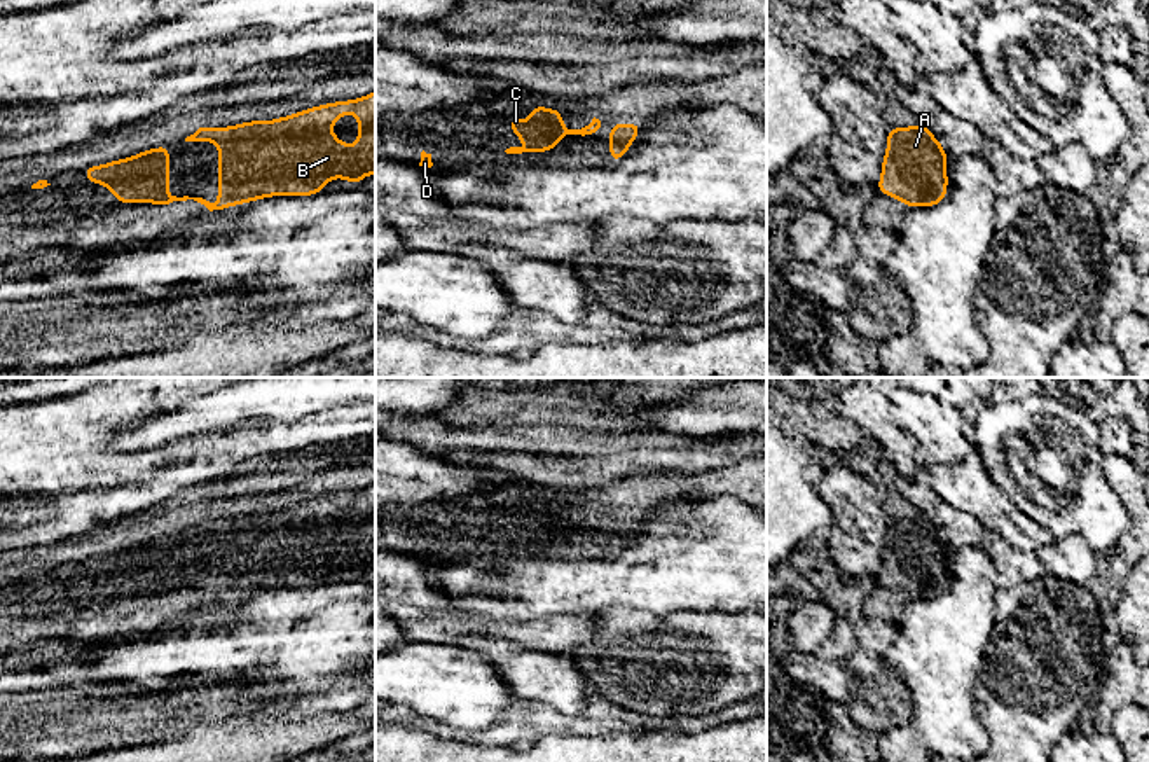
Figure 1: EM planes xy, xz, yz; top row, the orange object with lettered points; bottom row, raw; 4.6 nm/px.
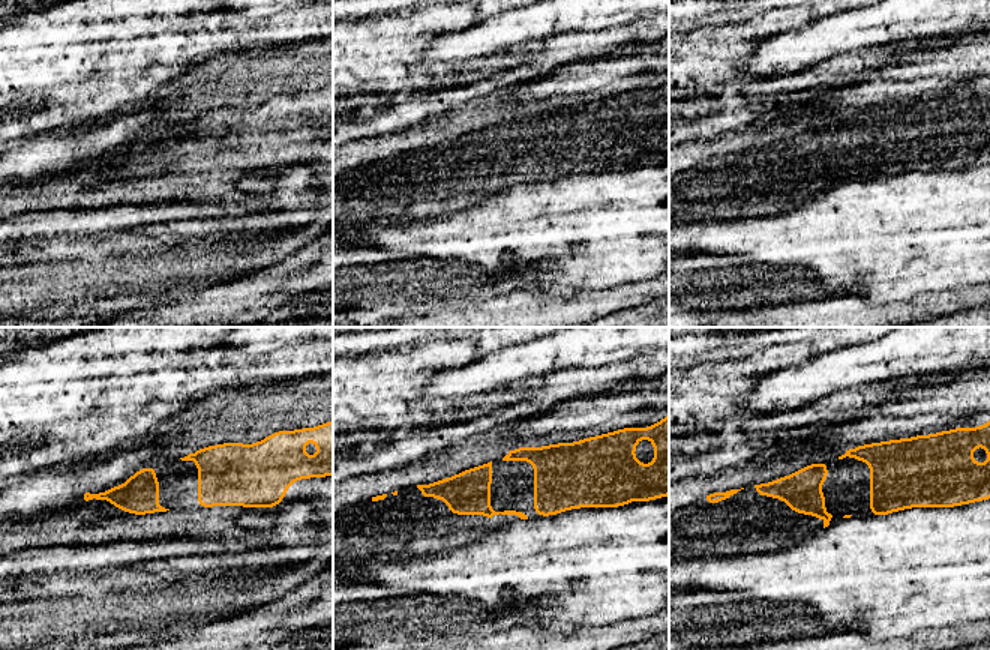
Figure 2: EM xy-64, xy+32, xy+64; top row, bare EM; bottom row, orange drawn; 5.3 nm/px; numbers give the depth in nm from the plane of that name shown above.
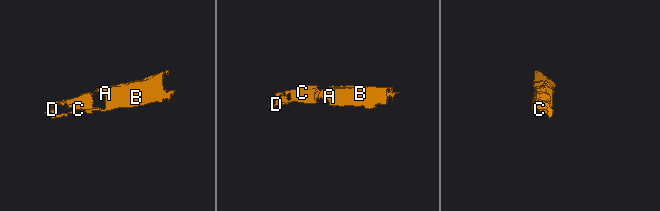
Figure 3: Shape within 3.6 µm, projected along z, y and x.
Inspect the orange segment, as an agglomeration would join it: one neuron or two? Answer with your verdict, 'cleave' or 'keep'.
keep

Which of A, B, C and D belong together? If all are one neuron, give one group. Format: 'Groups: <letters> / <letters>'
Groups: A B C D

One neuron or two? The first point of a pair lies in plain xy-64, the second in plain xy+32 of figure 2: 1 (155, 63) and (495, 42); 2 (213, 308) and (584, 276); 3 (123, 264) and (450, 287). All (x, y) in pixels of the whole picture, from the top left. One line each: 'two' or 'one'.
1: two
2: two
3: one

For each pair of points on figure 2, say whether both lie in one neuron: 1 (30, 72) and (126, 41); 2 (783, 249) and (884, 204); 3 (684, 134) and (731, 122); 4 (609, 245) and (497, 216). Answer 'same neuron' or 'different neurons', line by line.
1: same neuron
2: same neuron
3: same neuron
4: same neuron

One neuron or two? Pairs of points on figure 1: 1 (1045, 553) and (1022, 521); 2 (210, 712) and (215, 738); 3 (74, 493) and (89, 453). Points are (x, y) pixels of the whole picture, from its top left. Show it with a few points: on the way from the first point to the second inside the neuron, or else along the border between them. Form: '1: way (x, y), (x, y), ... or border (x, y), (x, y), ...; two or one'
1: border (1053, 539), (1038, 547); two
2: border (226, 720), (198, 722), (173, 734); two
3: way (81, 483), (86, 464); one

